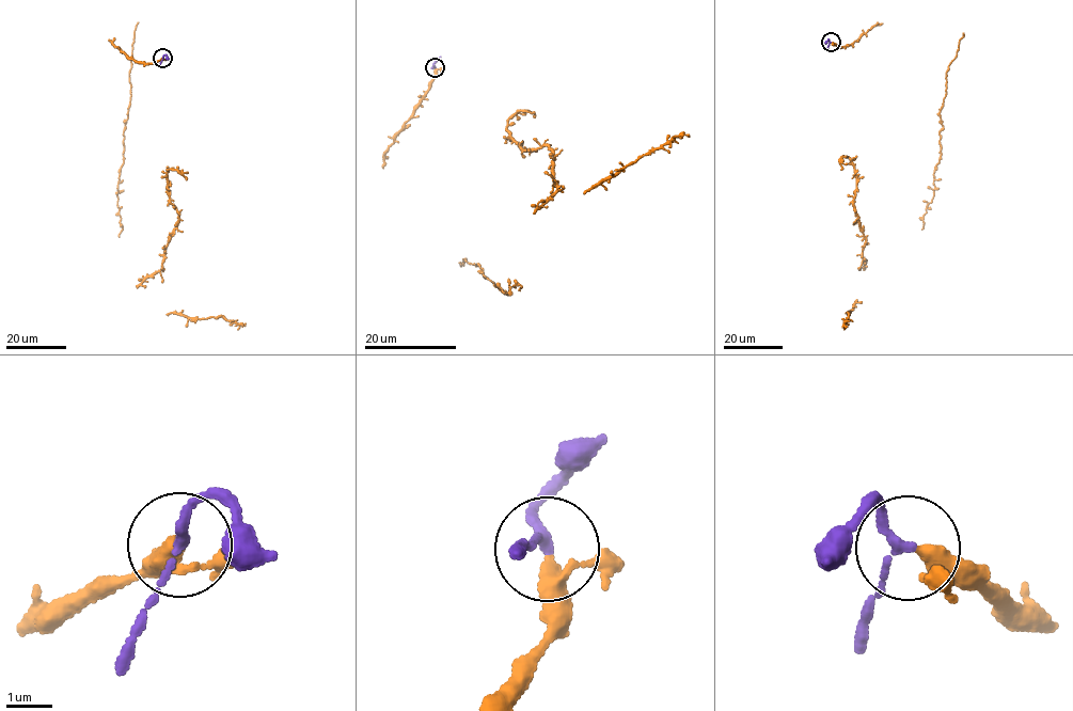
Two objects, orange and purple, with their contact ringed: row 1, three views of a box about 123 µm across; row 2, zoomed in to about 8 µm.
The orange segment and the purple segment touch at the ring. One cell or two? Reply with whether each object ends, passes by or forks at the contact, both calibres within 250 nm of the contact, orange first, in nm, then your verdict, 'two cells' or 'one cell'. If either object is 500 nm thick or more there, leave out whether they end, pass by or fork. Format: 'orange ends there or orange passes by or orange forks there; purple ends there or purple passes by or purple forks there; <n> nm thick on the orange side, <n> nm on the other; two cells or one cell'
orange passes by; purple passes by; 300 nm thick on the orange side, 180 nm on the other; two cells

